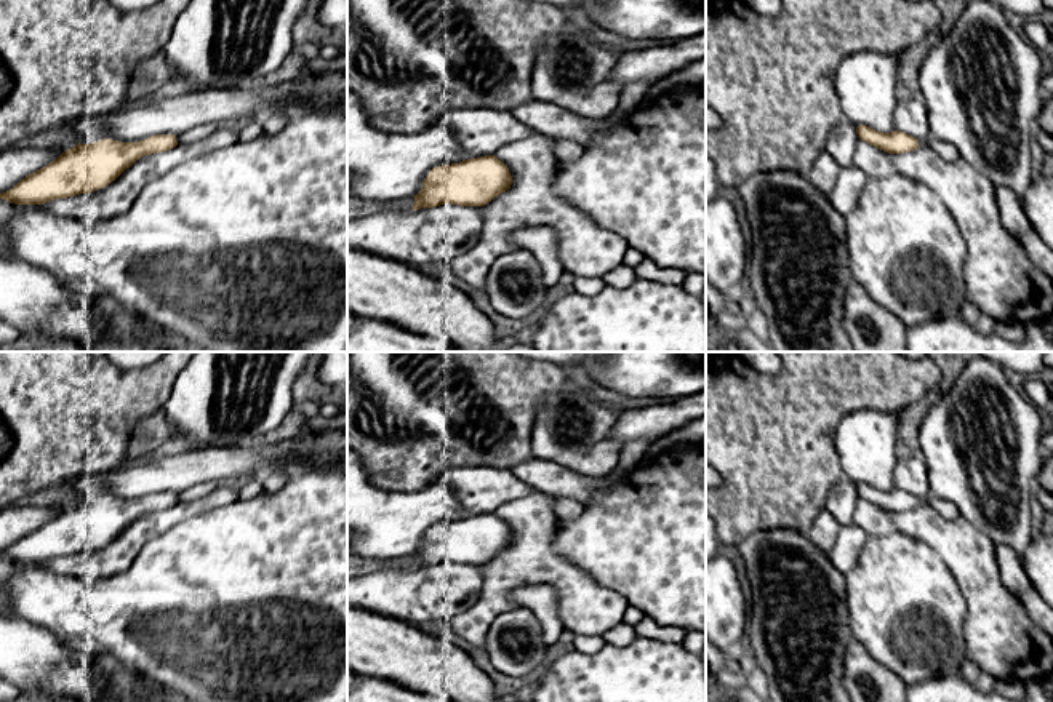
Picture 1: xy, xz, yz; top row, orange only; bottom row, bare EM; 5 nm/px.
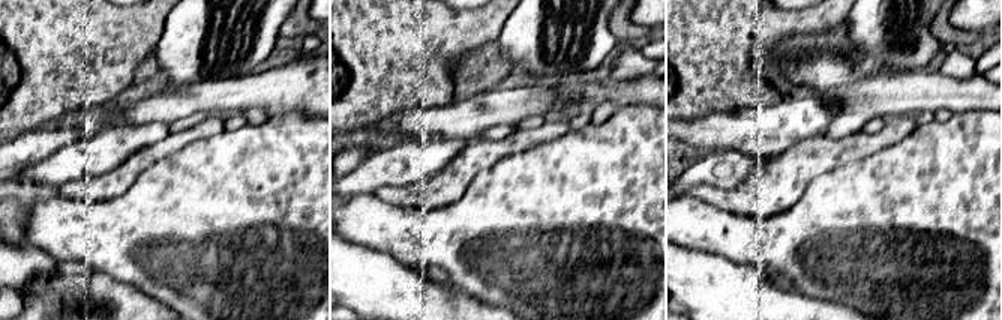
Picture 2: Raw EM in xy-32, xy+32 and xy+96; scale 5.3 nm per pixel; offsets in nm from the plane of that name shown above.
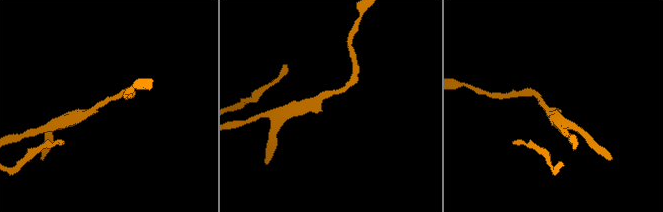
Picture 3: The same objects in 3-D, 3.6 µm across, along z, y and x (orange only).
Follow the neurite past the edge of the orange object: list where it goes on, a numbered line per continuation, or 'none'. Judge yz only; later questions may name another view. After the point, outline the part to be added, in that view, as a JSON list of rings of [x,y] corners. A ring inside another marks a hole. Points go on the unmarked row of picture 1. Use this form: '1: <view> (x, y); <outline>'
1: yz (981, 443); [[[973,357],[920,425],[920,456],[927,462],[930,493],[917,502],[931,497],[954,502],[962,518],[994,544],[1011,547],[1024,564],[1026,548],[1035,537],[1029,504],[1045,457],[1042,437],[1039,406],[1013,387],[1003,368]]]

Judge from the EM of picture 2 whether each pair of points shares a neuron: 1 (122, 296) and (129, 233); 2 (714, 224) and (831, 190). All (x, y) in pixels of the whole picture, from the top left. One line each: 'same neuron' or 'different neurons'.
1: different neurons
2: same neuron

